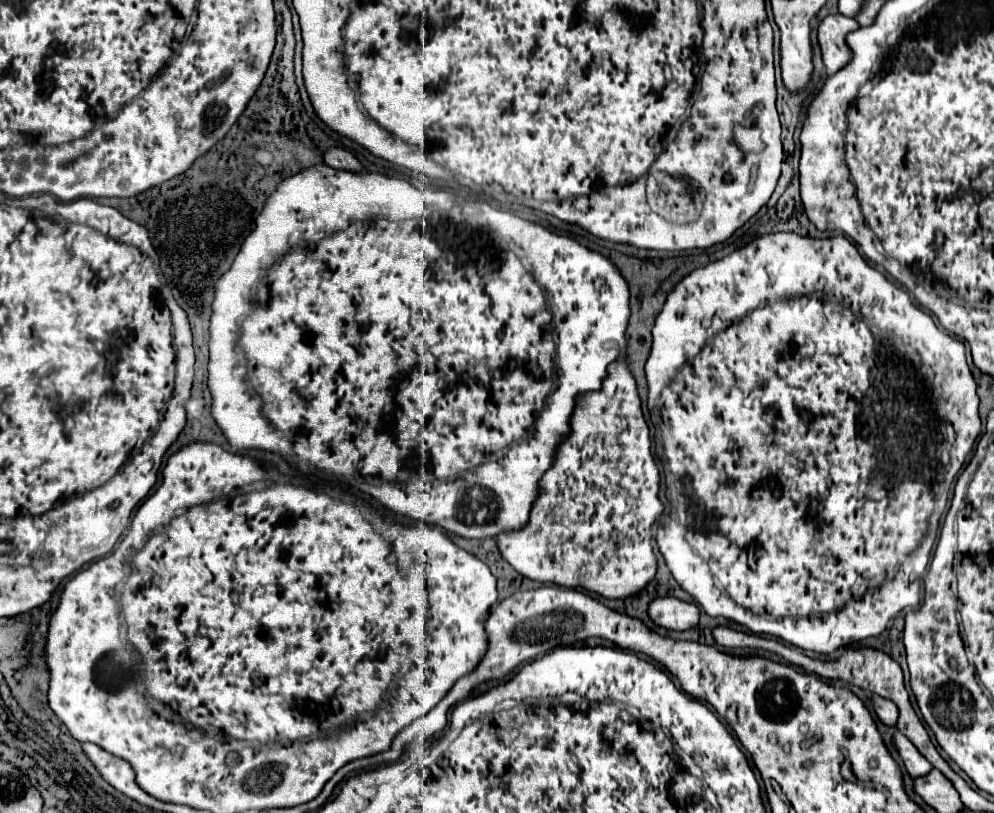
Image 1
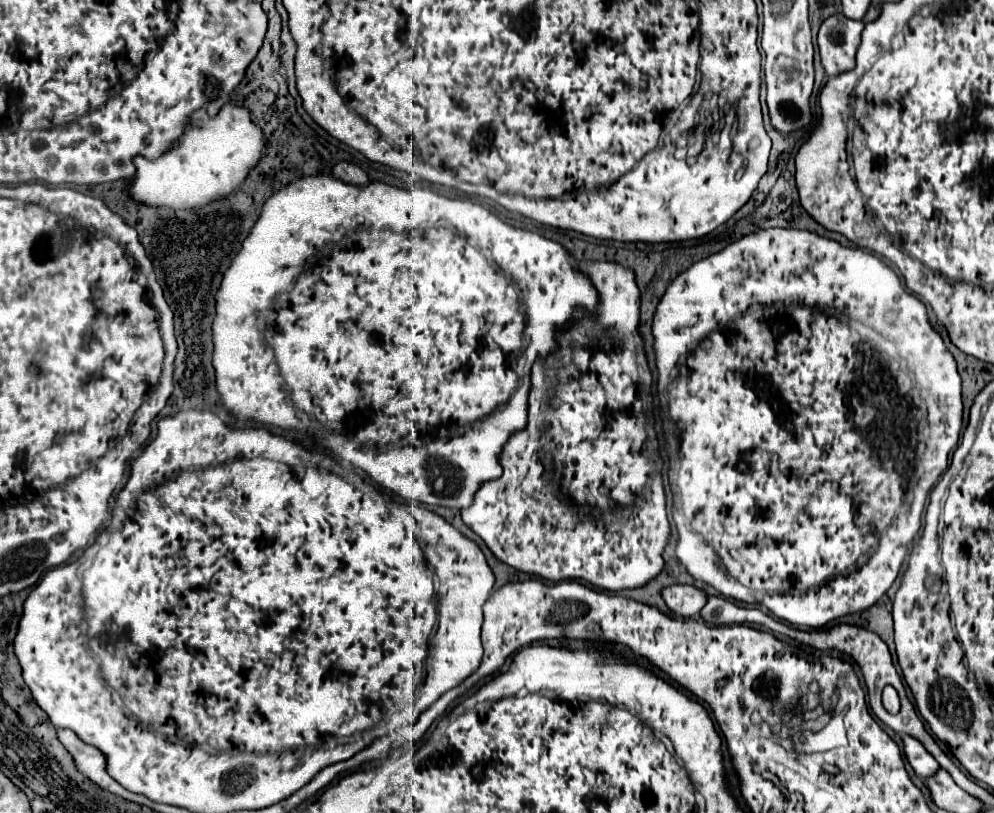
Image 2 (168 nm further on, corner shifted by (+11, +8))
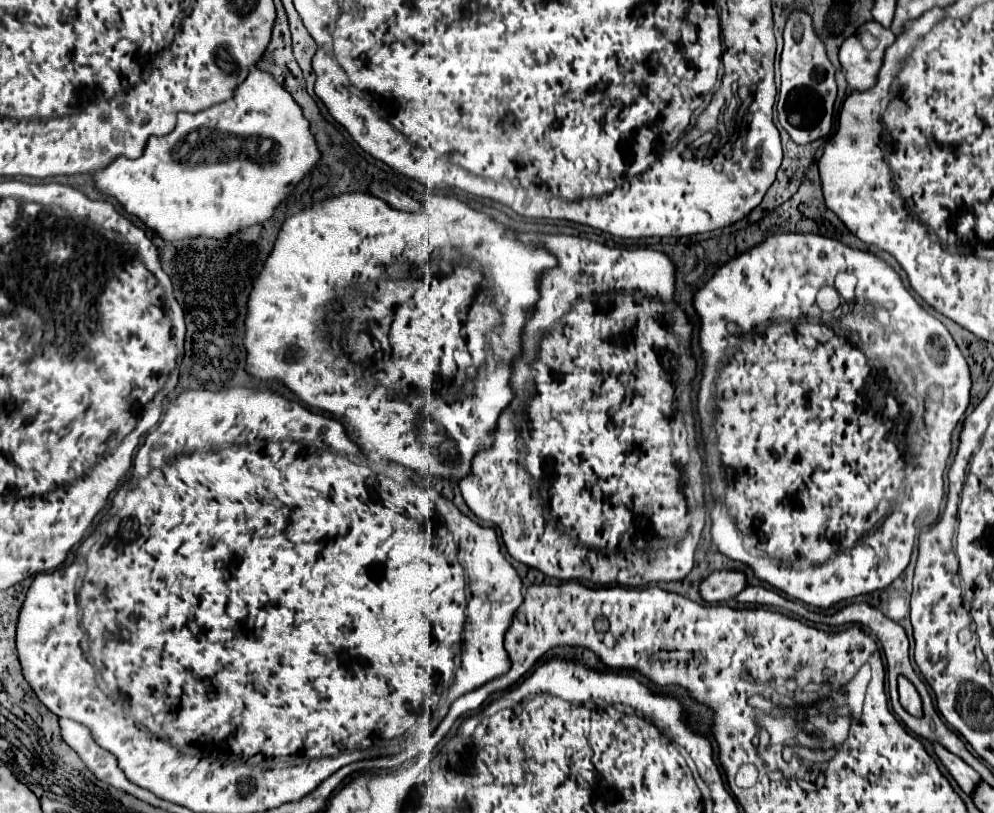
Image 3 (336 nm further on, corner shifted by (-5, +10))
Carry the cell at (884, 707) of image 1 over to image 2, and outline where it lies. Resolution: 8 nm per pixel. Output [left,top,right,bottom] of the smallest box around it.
[882,687,900,713]

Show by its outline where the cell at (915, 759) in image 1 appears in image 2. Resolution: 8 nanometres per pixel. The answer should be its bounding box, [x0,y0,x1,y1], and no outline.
[902,735,940,779]

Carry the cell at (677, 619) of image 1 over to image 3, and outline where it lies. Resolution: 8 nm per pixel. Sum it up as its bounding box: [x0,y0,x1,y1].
[700,571,748,603]

